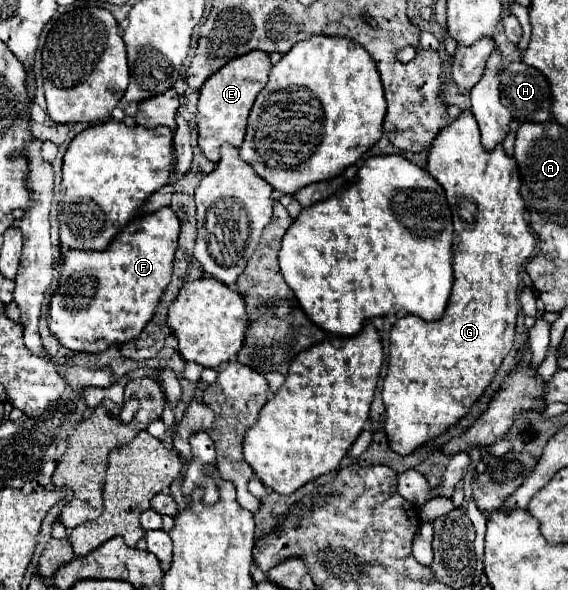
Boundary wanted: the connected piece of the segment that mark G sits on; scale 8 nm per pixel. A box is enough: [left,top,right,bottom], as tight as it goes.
[384,109,536,455]

